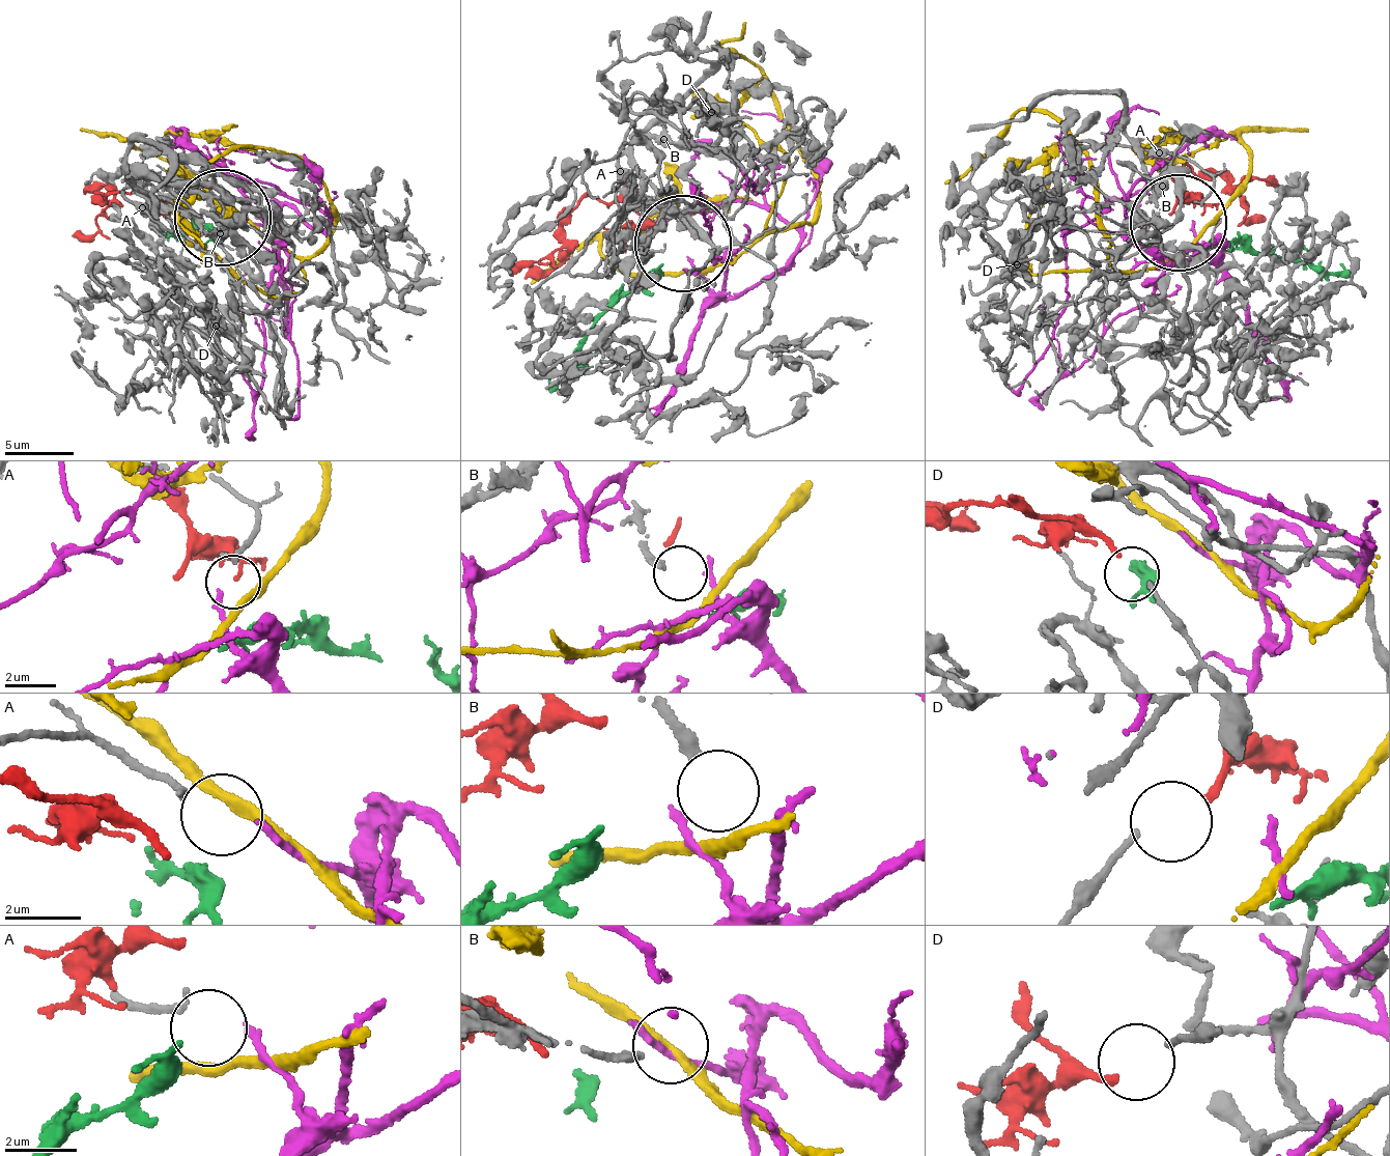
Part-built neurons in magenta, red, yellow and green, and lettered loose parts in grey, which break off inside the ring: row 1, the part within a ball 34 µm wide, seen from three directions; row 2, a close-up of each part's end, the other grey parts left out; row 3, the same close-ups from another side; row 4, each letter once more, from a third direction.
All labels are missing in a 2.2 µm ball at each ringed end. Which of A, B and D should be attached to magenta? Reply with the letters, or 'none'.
A

